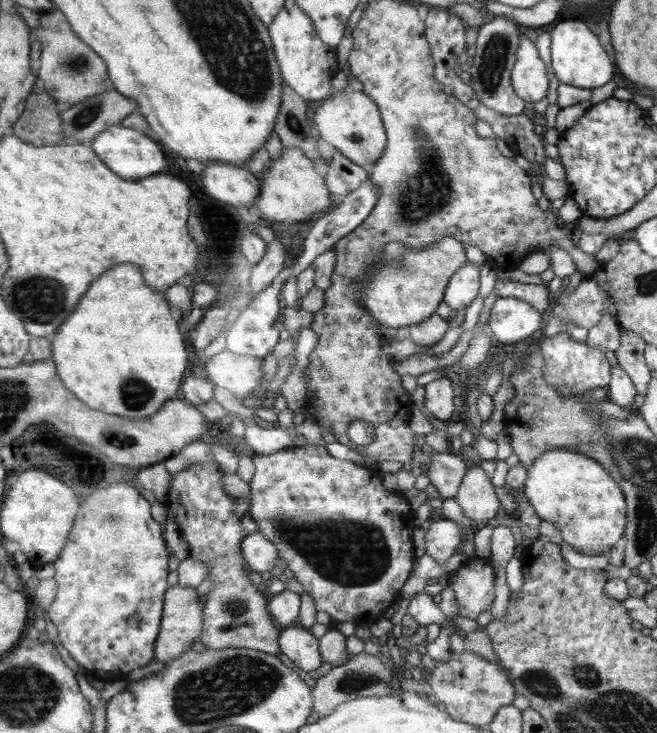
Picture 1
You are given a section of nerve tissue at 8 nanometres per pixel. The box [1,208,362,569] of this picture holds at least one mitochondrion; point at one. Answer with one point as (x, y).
(42, 301)

